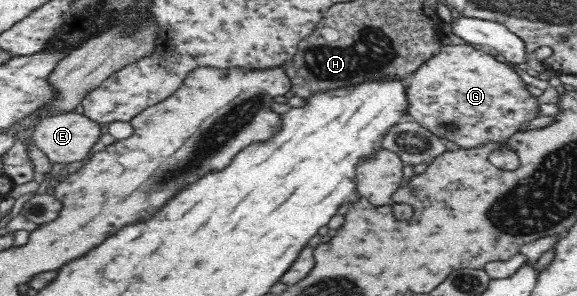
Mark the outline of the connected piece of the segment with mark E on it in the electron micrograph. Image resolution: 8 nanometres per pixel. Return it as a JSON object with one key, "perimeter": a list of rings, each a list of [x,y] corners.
{"perimeter":[[[62,113],[54,116],[43,116],[34,127],[32,140],[35,145],[50,159],[52,164],[78,164],[84,160],[90,149],[100,138],[100,124],[90,120],[84,113]]]}

